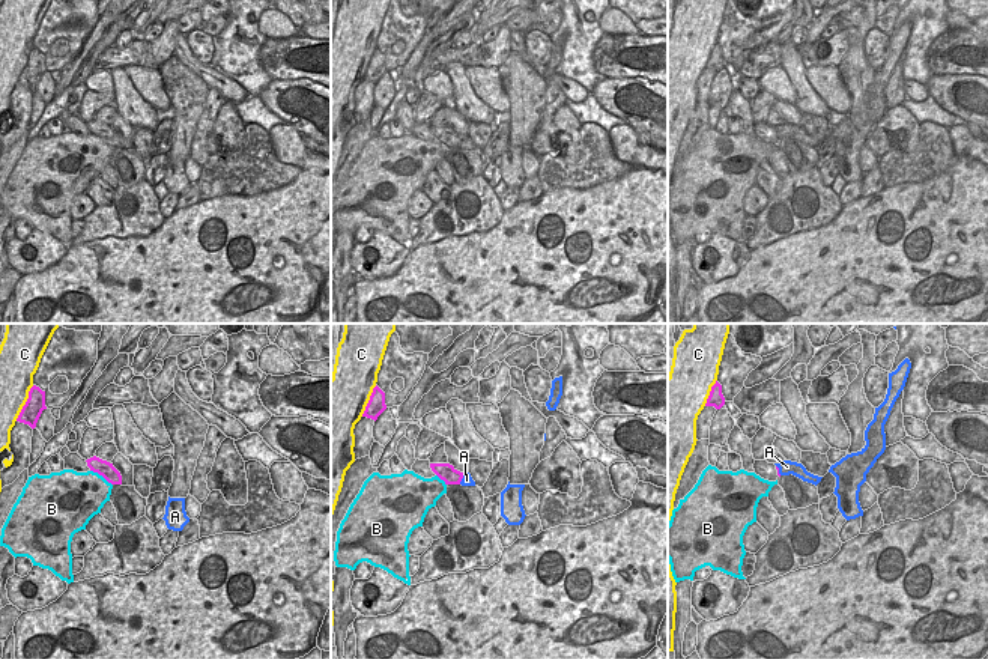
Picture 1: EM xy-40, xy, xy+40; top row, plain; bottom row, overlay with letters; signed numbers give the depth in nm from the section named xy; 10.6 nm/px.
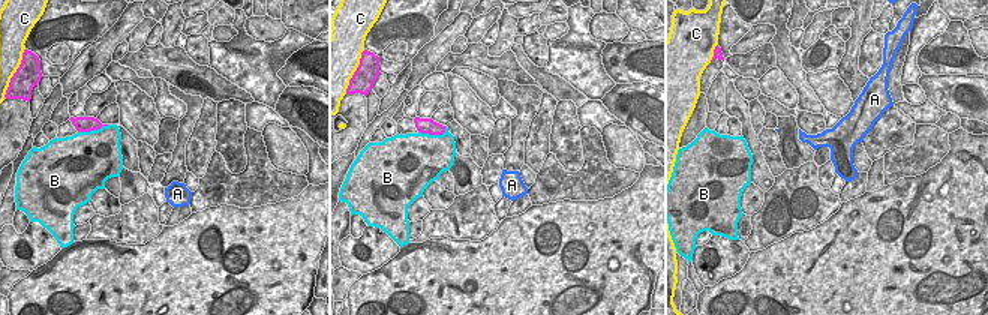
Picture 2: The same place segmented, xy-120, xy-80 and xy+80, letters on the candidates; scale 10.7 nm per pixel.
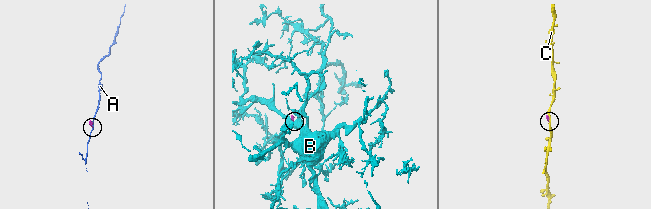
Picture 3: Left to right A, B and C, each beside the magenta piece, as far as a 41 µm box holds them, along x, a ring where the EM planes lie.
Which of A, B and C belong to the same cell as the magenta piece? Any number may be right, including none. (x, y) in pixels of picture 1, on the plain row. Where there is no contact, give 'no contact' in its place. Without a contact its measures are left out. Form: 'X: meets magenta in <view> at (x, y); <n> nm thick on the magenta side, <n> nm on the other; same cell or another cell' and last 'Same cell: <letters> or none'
A: meets magenta in xy at (462, 140); 190 nm thick on the magenta side, 120 nm on the other; same cell
B: meets magenta in xy-40 at (101, 137); 170 nm thick on the magenta side, 440 nm on the other; another cell
C: meets magenta in xy-40 at (26, 66); 220 nm thick on the magenta side, 320 nm on the other; another cell
Same cell: A

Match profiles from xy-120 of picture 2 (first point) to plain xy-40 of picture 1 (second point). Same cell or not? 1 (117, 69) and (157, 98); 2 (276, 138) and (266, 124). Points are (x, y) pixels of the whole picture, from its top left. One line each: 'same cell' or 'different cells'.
1: same cell
2: different cells

